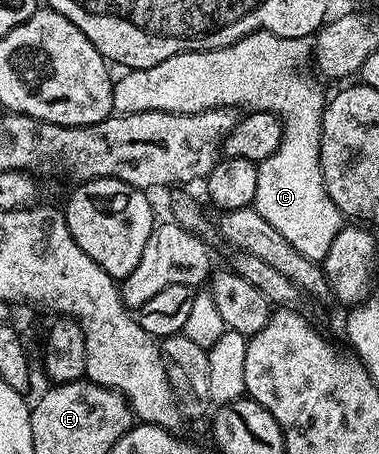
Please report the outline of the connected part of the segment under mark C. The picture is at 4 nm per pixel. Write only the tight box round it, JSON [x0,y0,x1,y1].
[113,29,343,263]

